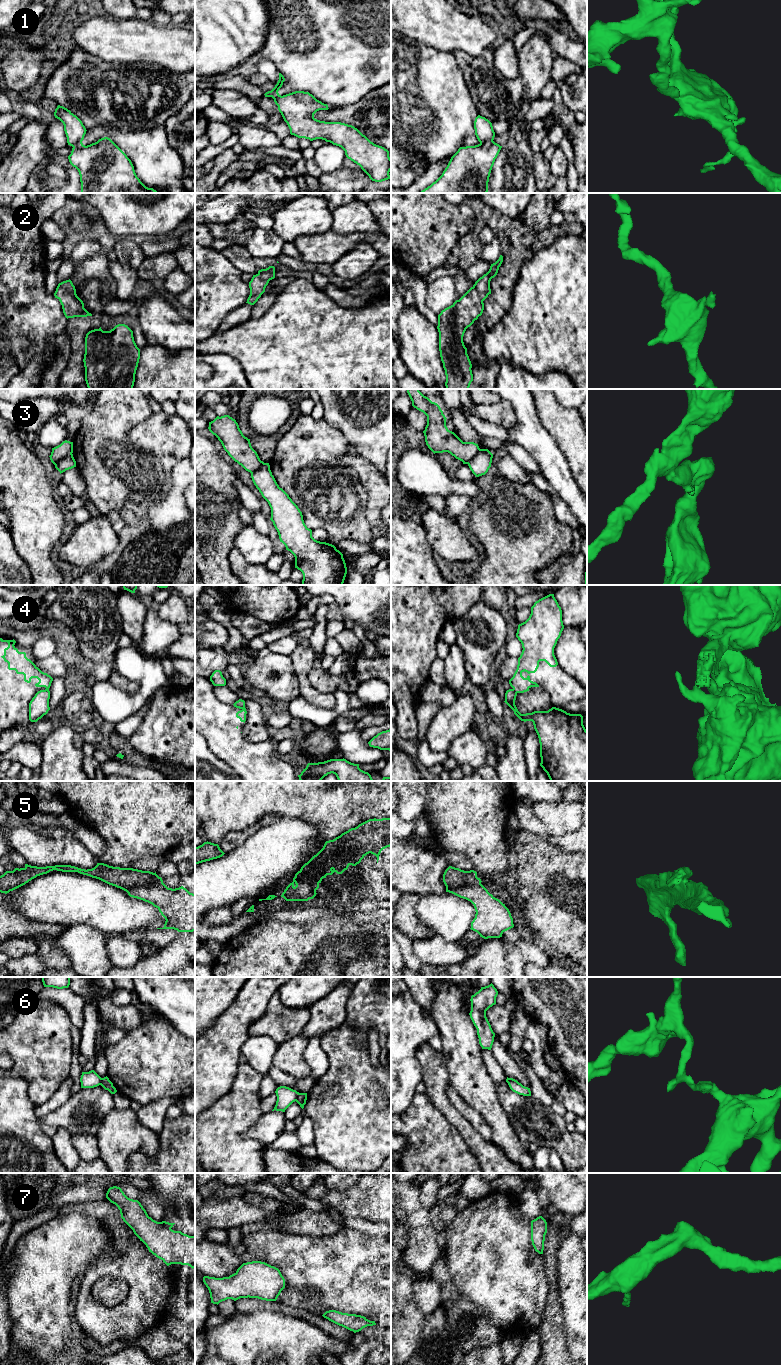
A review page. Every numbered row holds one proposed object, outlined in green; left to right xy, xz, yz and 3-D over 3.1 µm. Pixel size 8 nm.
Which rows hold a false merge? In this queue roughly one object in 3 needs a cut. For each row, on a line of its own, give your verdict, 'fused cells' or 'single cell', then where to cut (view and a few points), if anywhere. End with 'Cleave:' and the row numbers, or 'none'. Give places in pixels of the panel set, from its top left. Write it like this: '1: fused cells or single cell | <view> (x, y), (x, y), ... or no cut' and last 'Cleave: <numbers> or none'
1: fused cells | yz (492, 140), (488, 143), (480, 143)
2: single cell | no cut
3: fused cells | xy (71, 453), (62, 457), (54, 464)
4: fused cells | yz (512, 689), (516, 693)
5: fused cells | xz (350, 829), (347, 832), (343, 849), (327, 862), (328, 871)
6: fused cells | xz (298, 1092), (295, 1100)
7: single cell | no cut
Cleave: 1, 3, 4, 5, 6

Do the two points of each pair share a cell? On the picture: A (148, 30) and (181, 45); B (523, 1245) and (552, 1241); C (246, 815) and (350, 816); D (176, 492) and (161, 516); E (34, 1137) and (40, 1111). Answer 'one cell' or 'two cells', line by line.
A: one cell
B: two cells
C: one cell
D: one cell
E: two cells

